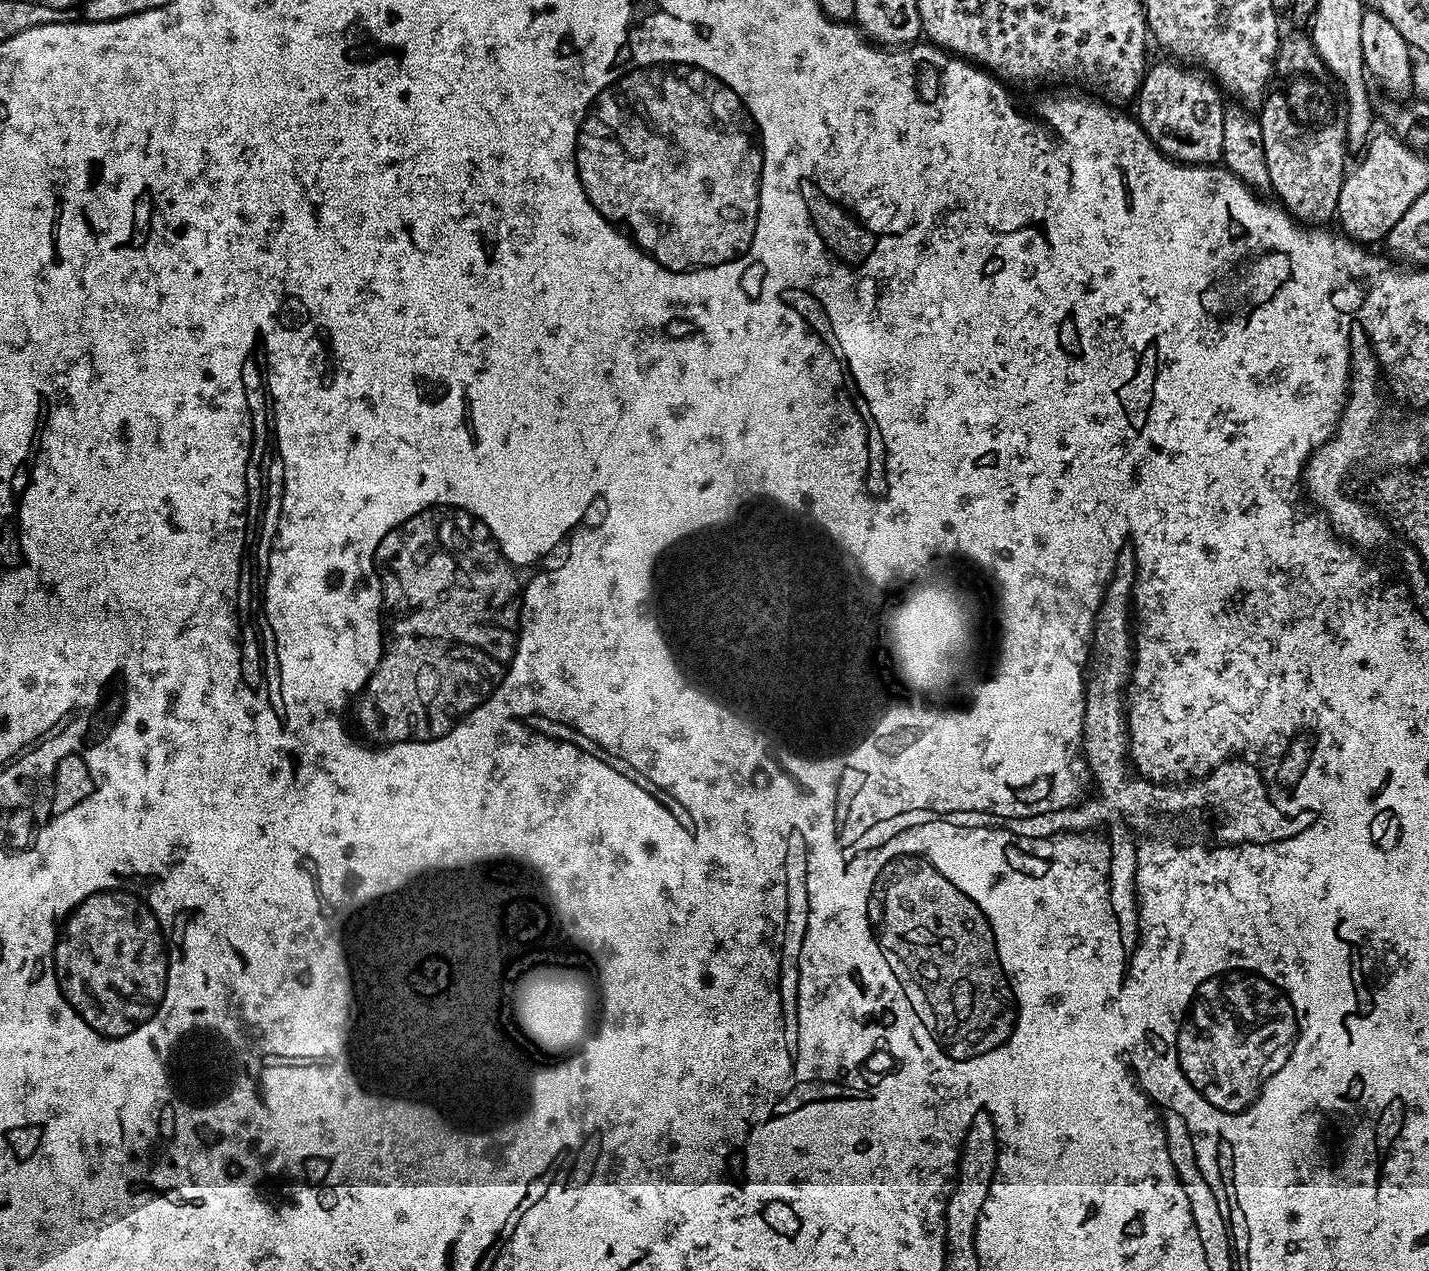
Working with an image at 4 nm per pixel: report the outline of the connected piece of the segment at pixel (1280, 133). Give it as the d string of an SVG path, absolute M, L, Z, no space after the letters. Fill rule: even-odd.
M1285 31L1281 35L1274 72L1276 77L1271 81L1264 102L1258 109L1262 143L1266 146L1266 170L1270 170L1271 191L1276 192L1275 199L1290 213L1292 219L1299 220L1305 226L1327 225L1327 220L1331 221L1336 214L1338 194L1342 194L1342 182L1346 175L1344 155L1350 152L1346 134L1348 104L1340 85L1332 77L1332 71L1317 54L1307 31Z

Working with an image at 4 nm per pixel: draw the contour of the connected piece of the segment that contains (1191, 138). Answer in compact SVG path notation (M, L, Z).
M1164 58L1161 64L1155 64L1145 71L1144 81L1140 83L1139 93L1134 100L1134 116L1140 121L1141 130L1156 143L1156 149L1163 156L1169 156L1179 164L1219 165L1222 160L1222 122L1226 100L1216 81L1207 72L1172 58Z

